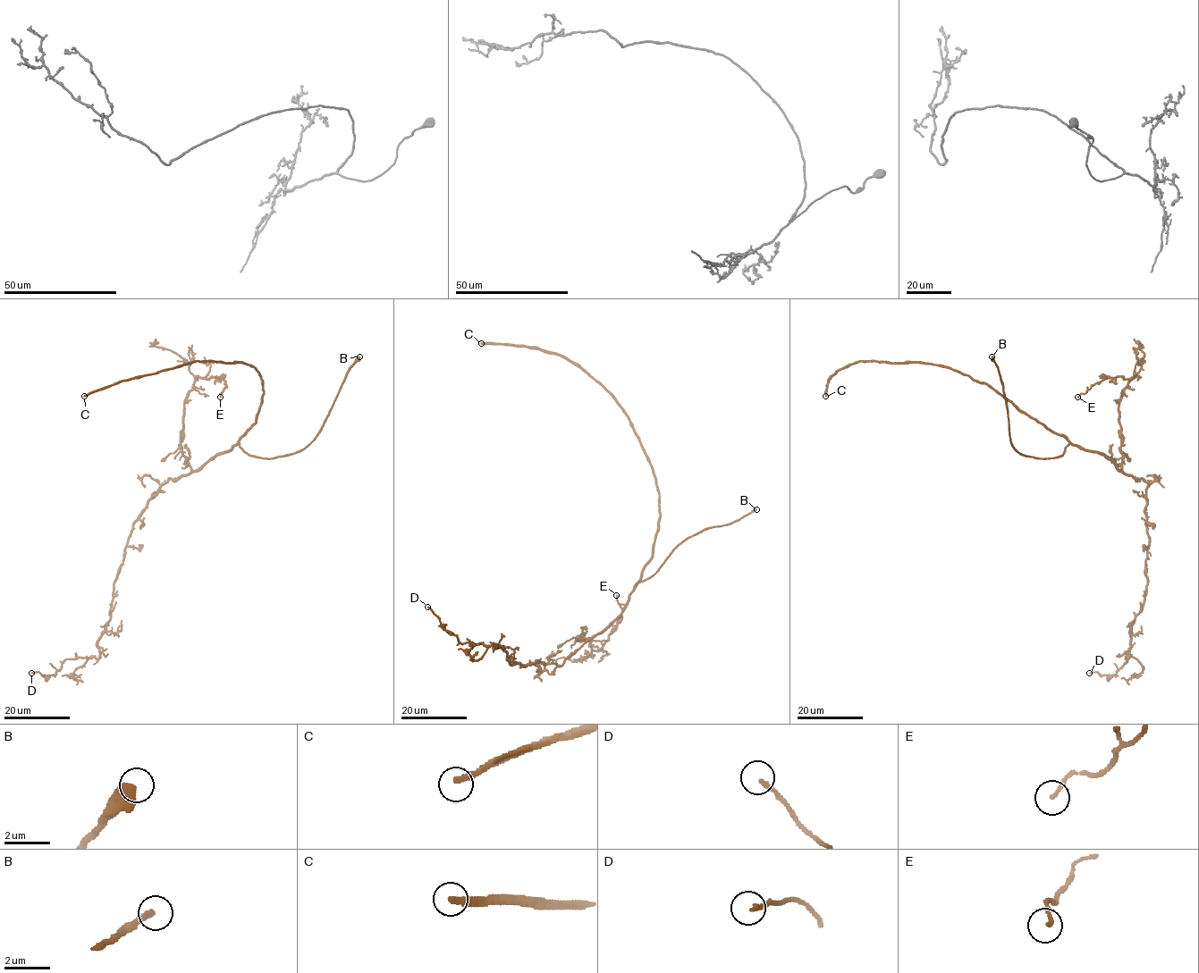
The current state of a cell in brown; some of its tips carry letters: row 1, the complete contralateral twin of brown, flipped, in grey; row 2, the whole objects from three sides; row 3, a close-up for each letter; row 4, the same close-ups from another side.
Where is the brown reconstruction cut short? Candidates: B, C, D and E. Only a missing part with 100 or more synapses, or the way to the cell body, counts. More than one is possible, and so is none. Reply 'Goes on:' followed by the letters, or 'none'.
Goes on: B

